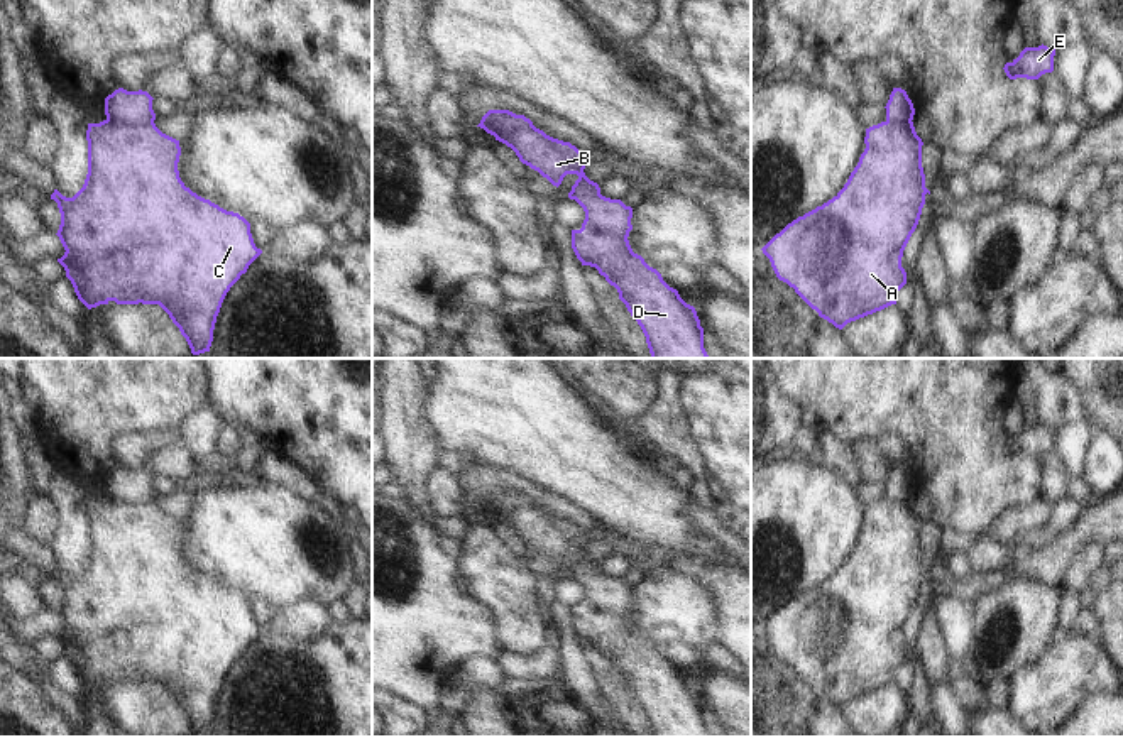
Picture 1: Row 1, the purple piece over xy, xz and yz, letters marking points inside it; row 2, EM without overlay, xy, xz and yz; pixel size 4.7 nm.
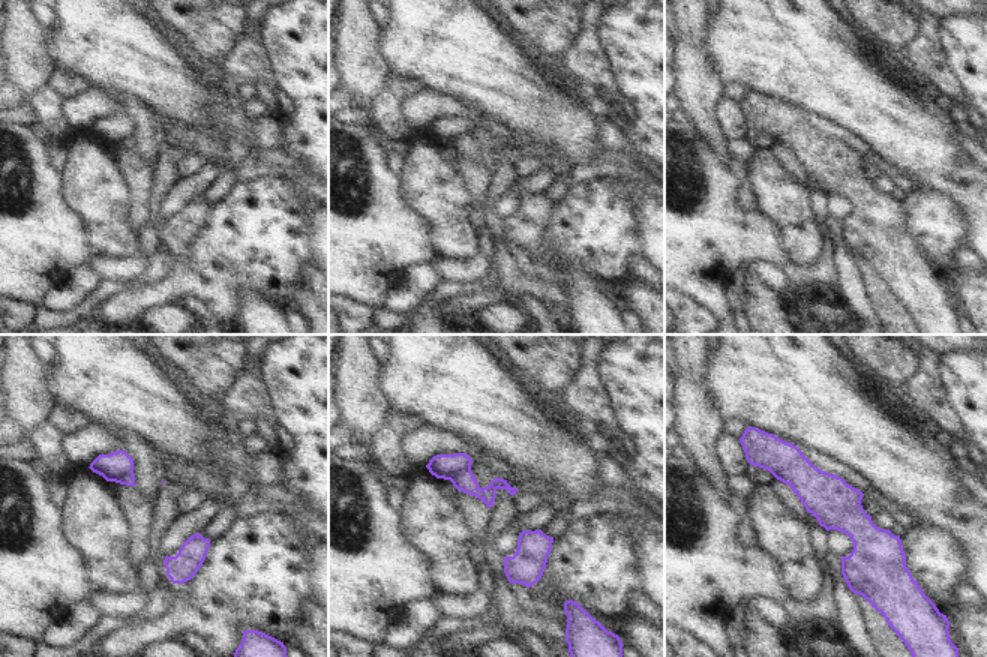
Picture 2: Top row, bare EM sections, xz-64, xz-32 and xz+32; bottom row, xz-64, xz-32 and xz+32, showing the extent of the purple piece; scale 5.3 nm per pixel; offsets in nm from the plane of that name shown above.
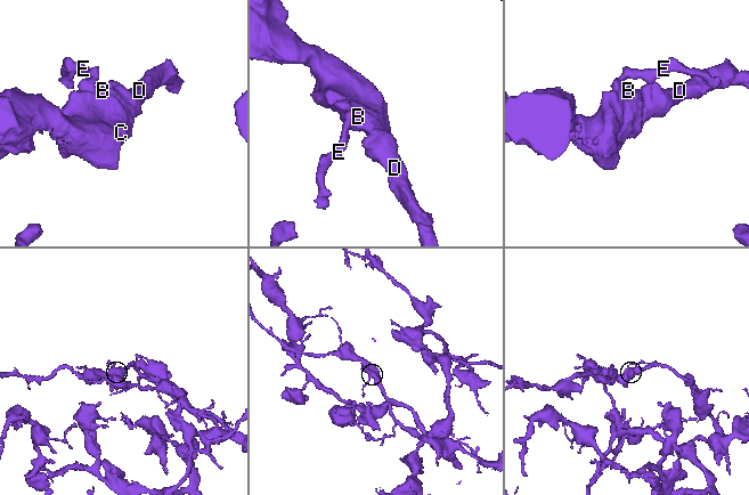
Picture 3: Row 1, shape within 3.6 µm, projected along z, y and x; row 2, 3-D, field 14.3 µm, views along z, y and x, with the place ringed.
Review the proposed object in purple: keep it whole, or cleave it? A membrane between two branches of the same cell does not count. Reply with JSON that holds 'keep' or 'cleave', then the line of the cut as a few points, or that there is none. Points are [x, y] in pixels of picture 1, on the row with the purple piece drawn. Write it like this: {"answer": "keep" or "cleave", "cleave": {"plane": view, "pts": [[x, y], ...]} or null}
{"answer": "cleave", "cleave": {"plane": "xz", "pts": [[530, 120], [501, 136], [494, 132]]}}

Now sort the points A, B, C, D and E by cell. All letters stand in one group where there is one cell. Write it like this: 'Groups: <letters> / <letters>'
Groups: A B C D / E.

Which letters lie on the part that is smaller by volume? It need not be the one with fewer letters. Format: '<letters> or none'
E.

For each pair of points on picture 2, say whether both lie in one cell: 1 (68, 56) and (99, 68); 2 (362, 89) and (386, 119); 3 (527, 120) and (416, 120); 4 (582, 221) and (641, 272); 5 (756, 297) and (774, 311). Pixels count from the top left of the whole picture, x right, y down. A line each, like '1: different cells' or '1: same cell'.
1: same cell
2: different cells
3: different cells
4: different cells
5: same cell

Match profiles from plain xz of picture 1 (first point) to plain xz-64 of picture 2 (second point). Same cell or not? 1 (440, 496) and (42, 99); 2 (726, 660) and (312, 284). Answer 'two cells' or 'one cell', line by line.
1: one cell
2: one cell

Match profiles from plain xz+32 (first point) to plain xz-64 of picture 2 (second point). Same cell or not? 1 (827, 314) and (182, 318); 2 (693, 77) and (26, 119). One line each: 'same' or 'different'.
1: same
2: different

